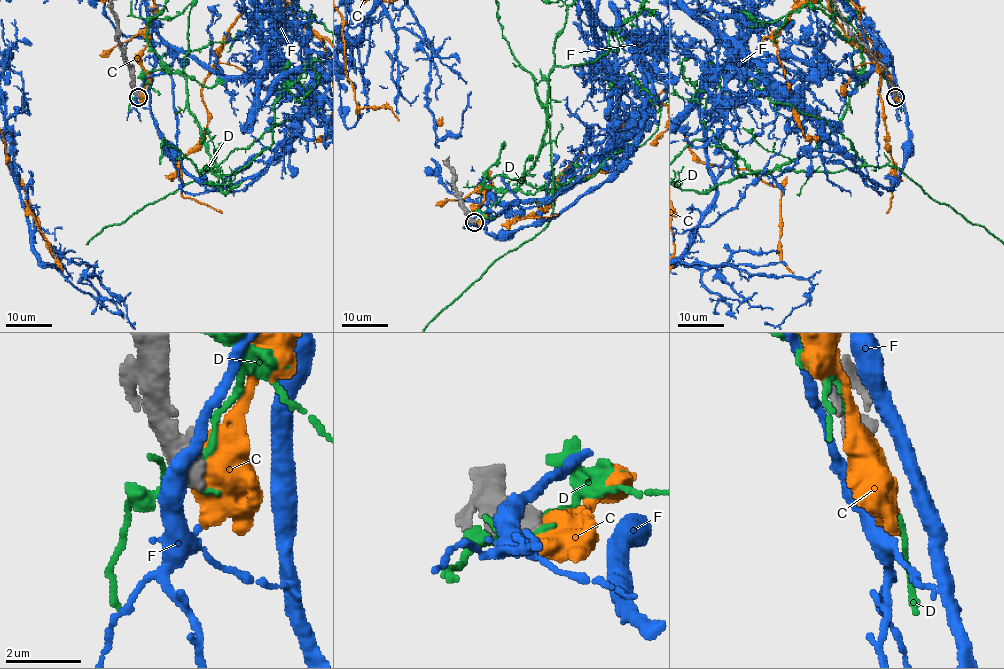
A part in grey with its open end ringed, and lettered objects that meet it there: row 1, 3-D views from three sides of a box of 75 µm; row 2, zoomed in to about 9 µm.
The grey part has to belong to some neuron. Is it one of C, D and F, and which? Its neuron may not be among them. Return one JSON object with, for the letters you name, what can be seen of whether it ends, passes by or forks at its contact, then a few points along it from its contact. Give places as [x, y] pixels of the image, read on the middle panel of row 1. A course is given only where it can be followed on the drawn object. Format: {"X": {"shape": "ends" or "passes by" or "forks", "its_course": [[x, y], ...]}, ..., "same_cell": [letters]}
{"same_cell": []}

